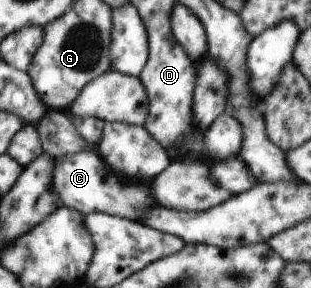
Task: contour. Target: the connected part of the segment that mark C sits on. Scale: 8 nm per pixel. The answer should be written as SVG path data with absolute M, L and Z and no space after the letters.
M94 149L65 154L57 158L57 165L53 171L53 191L57 193L64 206L72 211L81 211L81 213L105 211L109 215L119 215L125 219L139 219L141 209L153 205L153 197L151 197L147 185L123 183L111 171L109 171L109 181L107 181L105 161Z

